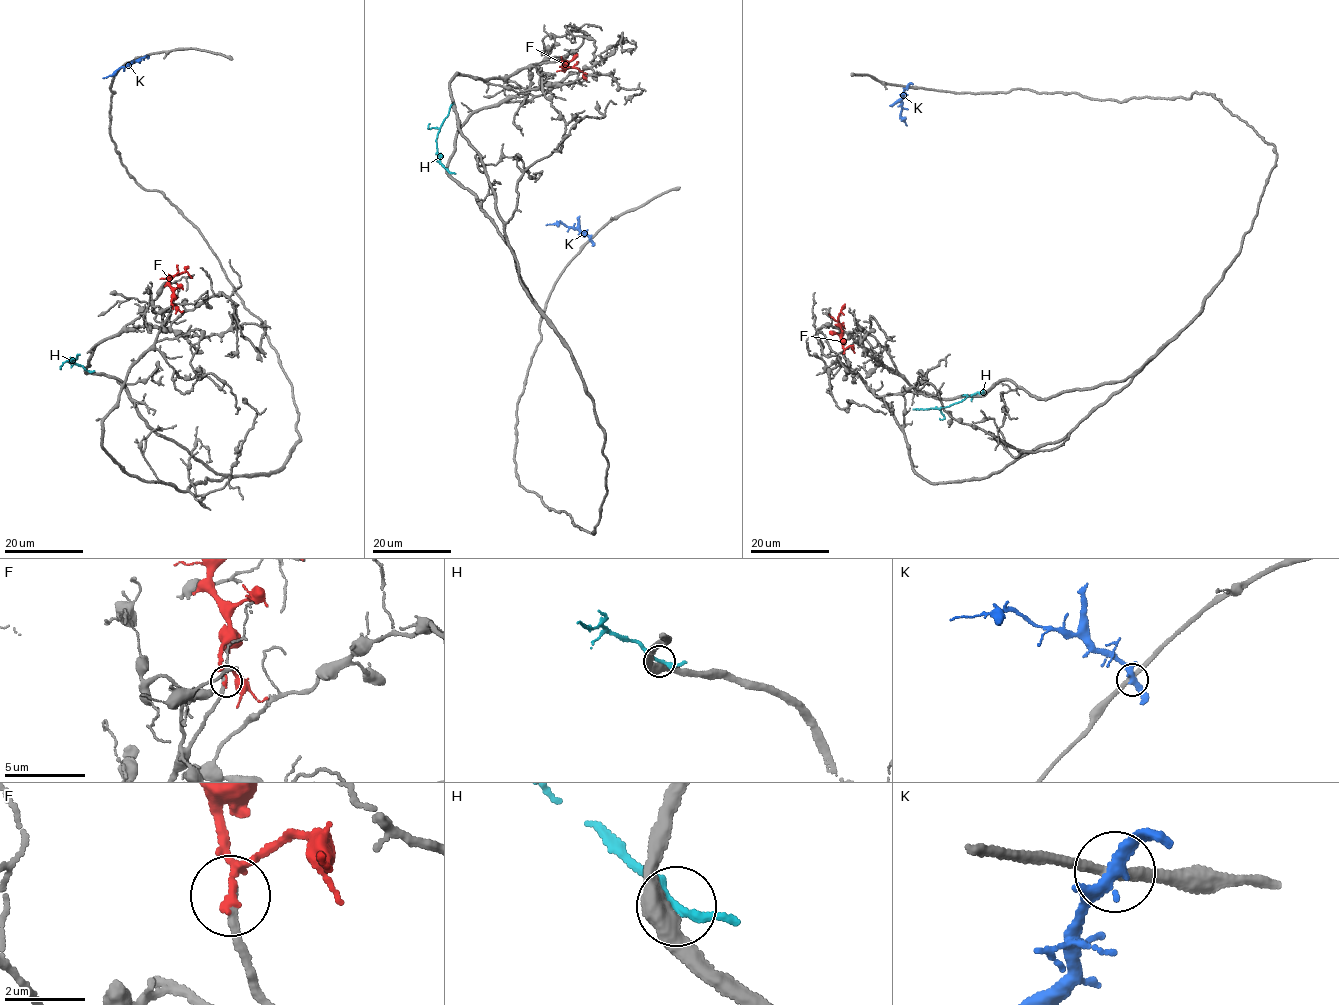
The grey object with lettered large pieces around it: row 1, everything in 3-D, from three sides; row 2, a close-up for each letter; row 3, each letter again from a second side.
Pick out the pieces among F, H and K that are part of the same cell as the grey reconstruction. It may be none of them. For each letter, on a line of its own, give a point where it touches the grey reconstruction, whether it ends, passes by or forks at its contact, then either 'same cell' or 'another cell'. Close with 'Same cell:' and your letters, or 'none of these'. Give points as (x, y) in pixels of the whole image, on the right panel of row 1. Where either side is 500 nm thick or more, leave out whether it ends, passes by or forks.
F: (843, 352) | it passes by | same cell
H: (982, 393) | it passes by | another cell
K: (907, 87) | it passes by | another cell
Same cell: F

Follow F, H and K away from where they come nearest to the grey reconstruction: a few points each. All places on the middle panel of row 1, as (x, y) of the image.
F: (562, 58), (565, 67), (577, 67), (587, 80)
H: (449, 172), (440, 162), (436, 142), (441, 125), (453, 102)
K: (590, 240), (563, 224), (546, 225)

